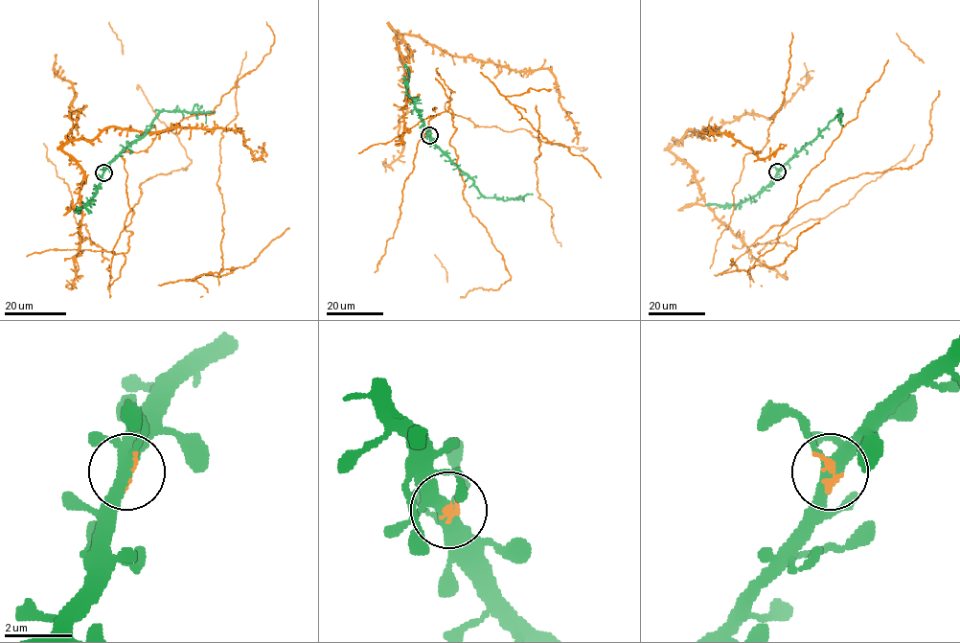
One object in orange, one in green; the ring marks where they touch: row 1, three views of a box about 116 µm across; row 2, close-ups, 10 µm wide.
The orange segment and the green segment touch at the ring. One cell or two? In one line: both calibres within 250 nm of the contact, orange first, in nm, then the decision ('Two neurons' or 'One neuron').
Thickness 140 nm (orange) against 360 nm. One neuron

